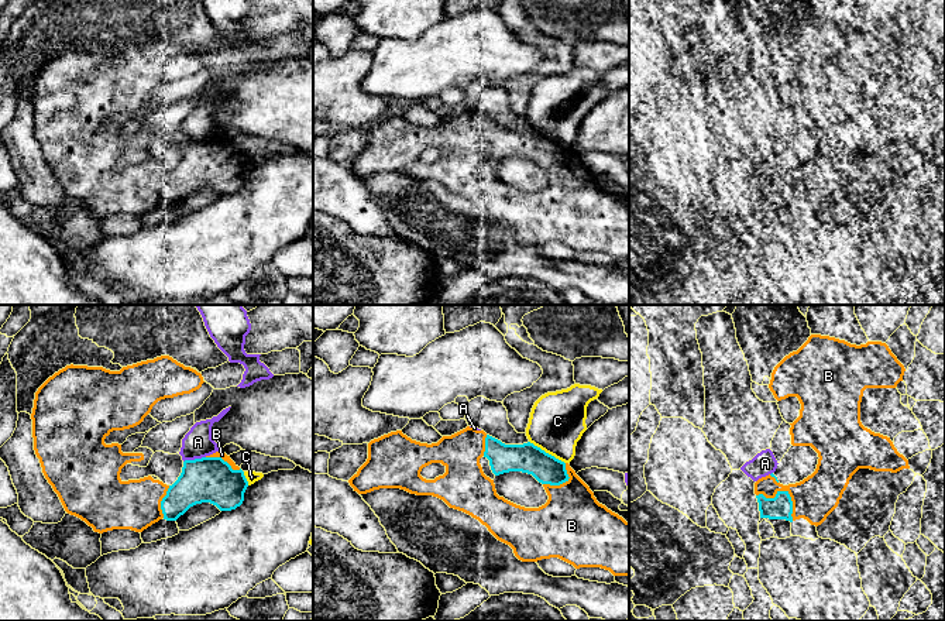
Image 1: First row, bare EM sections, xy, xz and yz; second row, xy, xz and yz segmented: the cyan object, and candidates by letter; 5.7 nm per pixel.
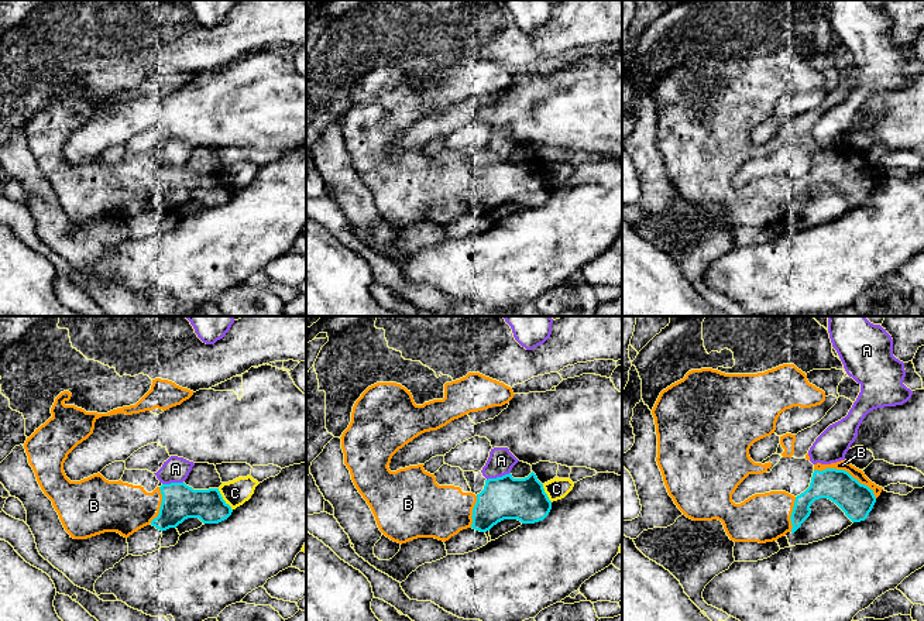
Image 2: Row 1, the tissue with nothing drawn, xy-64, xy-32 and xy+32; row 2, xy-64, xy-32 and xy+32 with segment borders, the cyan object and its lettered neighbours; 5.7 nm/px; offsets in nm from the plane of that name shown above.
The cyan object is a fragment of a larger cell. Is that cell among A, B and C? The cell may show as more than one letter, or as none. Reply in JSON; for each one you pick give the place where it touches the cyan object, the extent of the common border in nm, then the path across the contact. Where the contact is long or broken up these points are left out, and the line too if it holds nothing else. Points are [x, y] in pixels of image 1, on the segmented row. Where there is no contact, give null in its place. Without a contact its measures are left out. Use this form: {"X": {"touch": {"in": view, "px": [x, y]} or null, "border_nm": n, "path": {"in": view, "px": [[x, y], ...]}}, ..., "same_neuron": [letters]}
{"B": {"touch": {"in": "yz", "px": [786, 491]}, "border_nm": 260}, "same_neuron": ["B"]}

